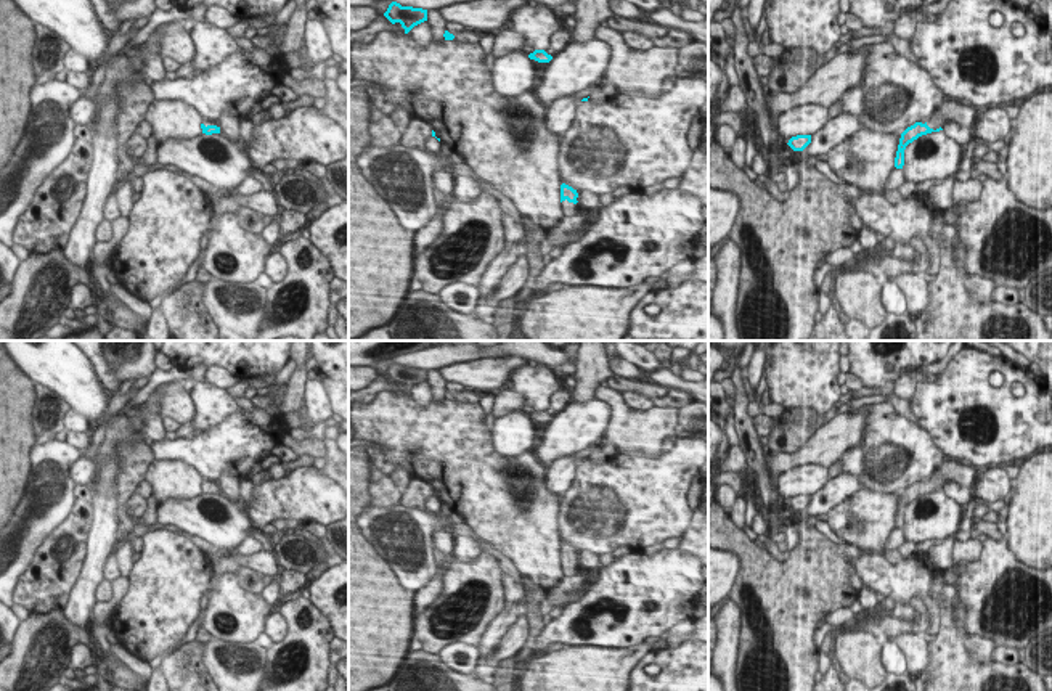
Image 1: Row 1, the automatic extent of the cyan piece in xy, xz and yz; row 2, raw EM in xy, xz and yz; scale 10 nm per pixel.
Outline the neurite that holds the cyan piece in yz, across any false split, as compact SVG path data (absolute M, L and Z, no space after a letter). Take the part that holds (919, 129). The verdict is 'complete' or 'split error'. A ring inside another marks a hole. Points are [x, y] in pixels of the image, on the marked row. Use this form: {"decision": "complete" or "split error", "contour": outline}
{"decision": "split error", "contour": "M946 98L940 109L936 109L930 121L925 124L915 122L914 125L907 127L899 138L896 157L895 157L895 167L903 169L904 166L904 149L909 143L917 140L922 135L940 132L943 130L943 122L957 122L962 127L973 129L975 121L978 119L980 111L972 108L967 103L962 103L959 100Z"}

